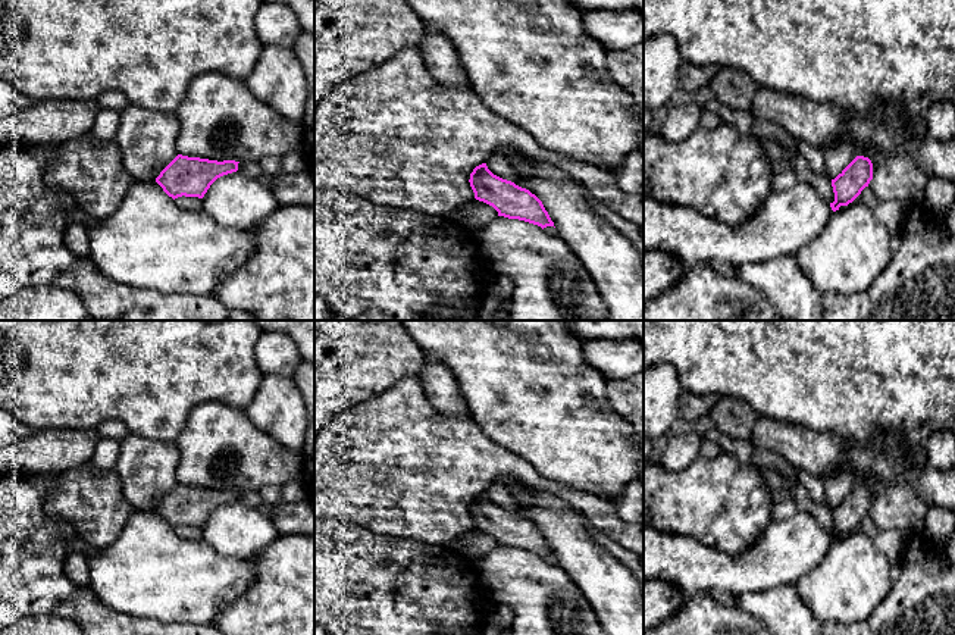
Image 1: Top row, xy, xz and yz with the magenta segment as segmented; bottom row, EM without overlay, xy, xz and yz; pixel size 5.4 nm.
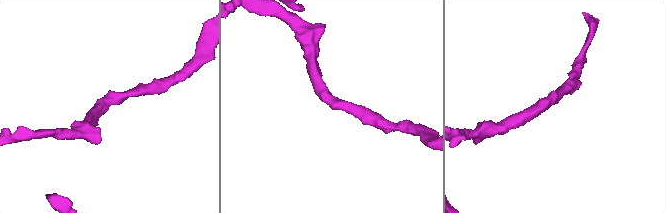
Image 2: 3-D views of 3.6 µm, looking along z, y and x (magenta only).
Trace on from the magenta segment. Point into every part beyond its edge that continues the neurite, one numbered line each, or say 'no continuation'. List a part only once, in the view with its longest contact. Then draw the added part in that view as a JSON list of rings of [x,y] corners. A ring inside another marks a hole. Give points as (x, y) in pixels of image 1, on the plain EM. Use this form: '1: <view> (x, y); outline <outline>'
no continuation

